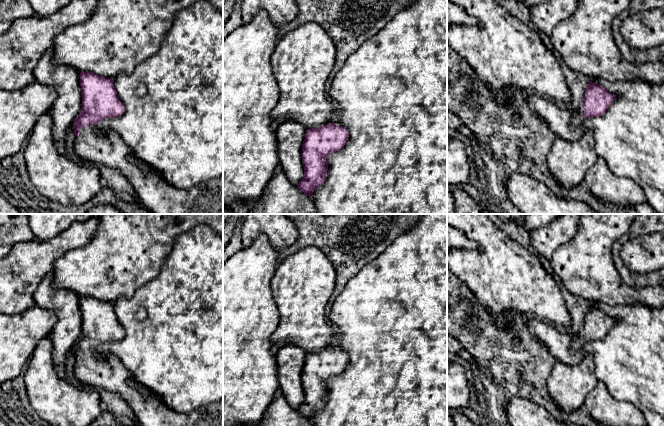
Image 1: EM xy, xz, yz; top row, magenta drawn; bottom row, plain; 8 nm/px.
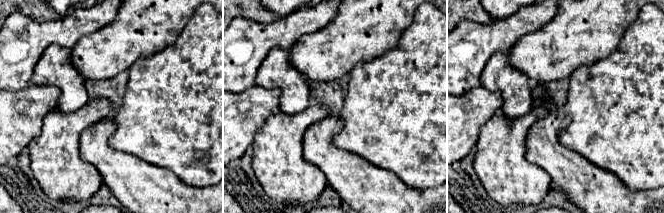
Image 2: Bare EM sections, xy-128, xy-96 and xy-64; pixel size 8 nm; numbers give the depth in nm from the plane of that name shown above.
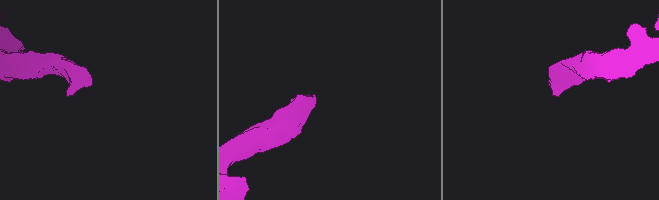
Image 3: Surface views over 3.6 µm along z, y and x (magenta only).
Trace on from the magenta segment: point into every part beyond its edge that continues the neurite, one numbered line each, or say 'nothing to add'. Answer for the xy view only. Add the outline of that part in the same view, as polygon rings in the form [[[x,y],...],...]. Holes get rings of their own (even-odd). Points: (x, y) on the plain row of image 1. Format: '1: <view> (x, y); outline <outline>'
1: xy (107, 372); outline [[[88,348],[74,361],[76,378],[88,385],[107,389],[121,396],[134,412],[137,426],[223,426],[223,400],[188,413],[173,411],[158,396],[153,396],[141,385],[131,385],[131,374],[117,357],[104,354],[97,358],[94,355],[95,350]]]

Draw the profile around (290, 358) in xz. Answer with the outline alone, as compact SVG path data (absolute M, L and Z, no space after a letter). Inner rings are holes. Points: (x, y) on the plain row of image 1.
M293 343L276 351L278 385L289 406L298 409L304 400L302 368L306 352Z

